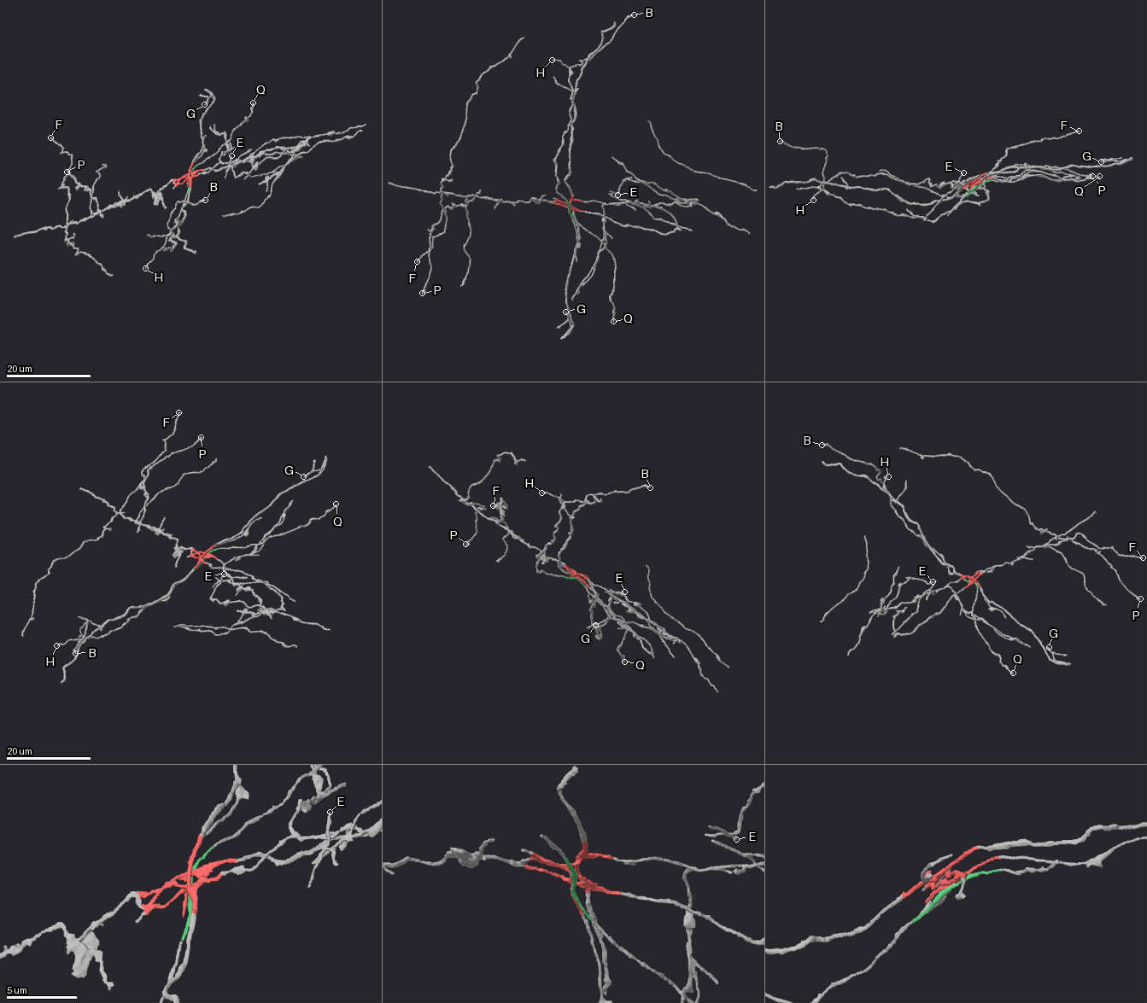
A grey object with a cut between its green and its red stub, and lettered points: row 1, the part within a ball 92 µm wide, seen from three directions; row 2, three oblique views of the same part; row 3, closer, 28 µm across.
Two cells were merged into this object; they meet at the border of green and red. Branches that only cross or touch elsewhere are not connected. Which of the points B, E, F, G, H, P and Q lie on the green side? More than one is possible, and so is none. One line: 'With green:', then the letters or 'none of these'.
With green: B, H, Q

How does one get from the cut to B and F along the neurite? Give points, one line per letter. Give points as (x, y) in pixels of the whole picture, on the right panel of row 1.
B: (978, 184), (933, 220), (846, 204), (823, 189), (827, 151), (793, 148), (780, 141)
F: (978, 184), (974, 182), (973, 186), (980, 185), (1007, 149), (1079, 131)

